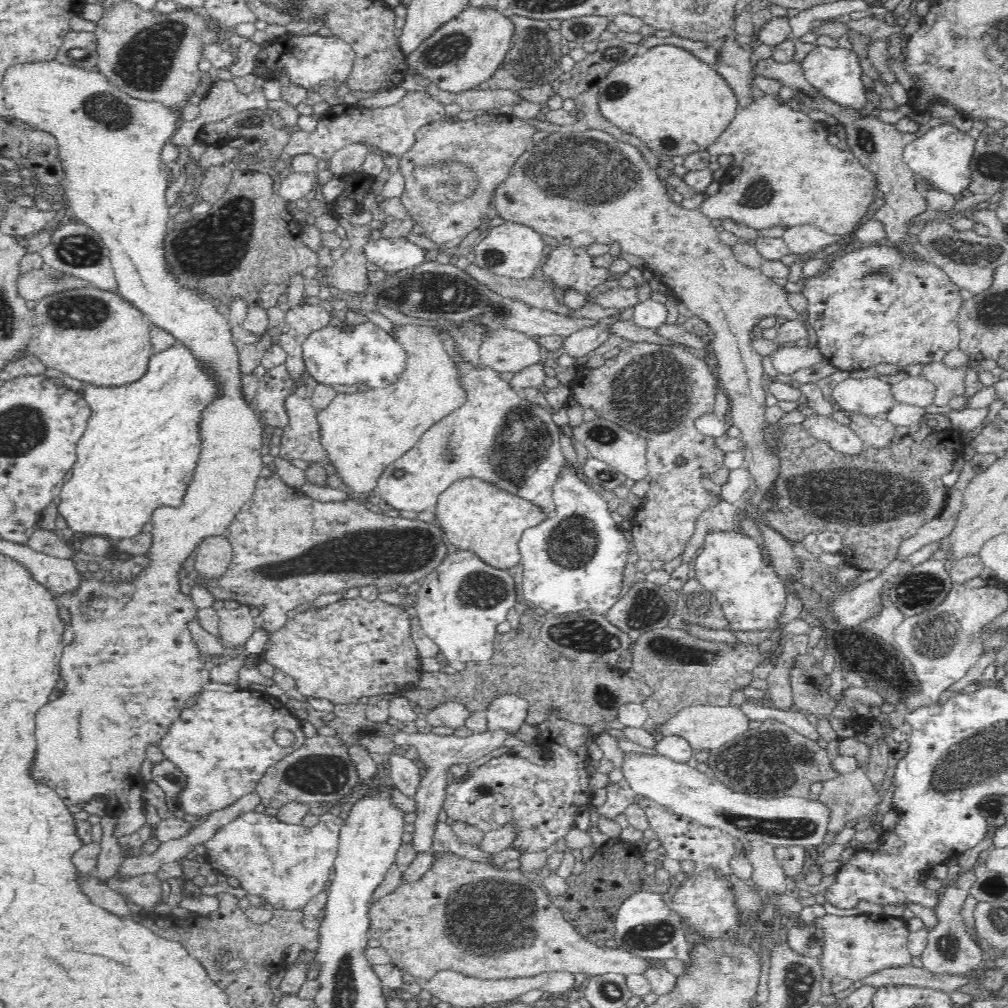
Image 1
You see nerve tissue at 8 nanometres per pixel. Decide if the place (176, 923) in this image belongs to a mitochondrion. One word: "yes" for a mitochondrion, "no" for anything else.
no

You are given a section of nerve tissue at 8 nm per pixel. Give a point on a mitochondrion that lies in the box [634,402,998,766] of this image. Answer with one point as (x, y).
(938, 638)

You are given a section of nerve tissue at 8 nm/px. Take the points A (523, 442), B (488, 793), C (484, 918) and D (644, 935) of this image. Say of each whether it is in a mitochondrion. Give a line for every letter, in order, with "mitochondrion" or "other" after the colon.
A: mitochondrion
B: mitochondrion
C: mitochondrion
D: mitochondrion

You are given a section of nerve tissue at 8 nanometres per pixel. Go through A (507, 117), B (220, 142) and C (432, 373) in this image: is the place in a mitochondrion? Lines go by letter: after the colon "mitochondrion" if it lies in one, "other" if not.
A: other
B: other
C: other

